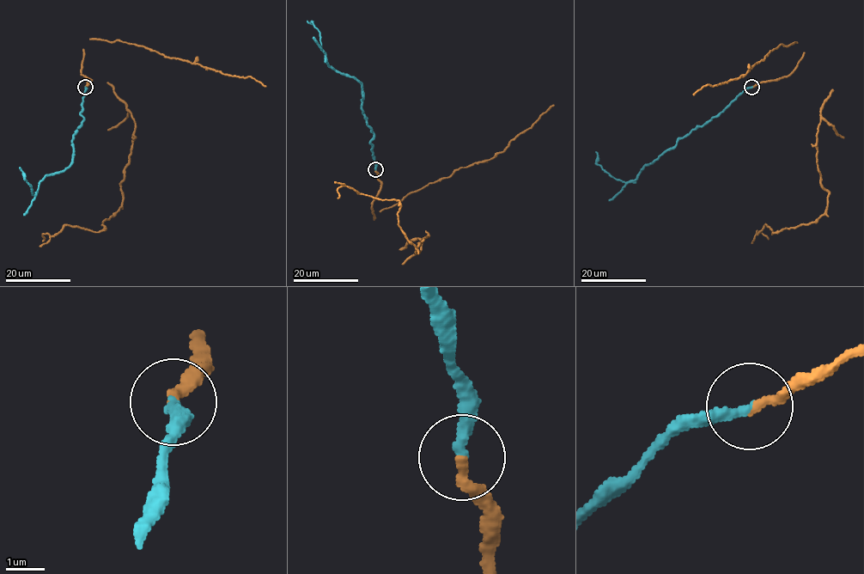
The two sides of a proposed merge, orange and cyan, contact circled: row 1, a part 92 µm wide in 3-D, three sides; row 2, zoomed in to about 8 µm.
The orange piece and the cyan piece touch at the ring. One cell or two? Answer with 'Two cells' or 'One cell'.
One cell

